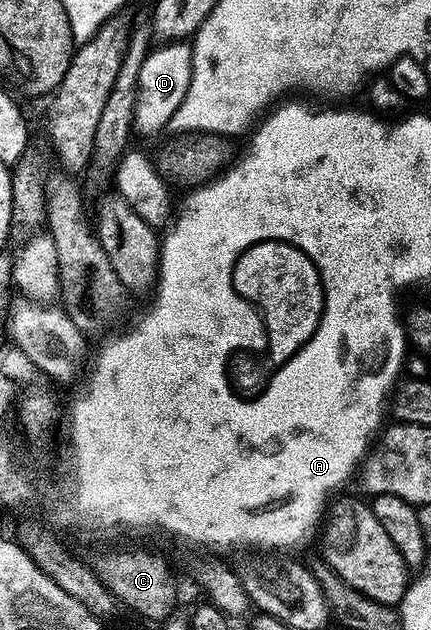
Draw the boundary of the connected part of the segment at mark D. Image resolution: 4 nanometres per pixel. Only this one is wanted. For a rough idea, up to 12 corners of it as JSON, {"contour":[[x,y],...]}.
{"contour":[[166,42],[140,70],[139,137],[166,130],[192,86],[193,47]]}

